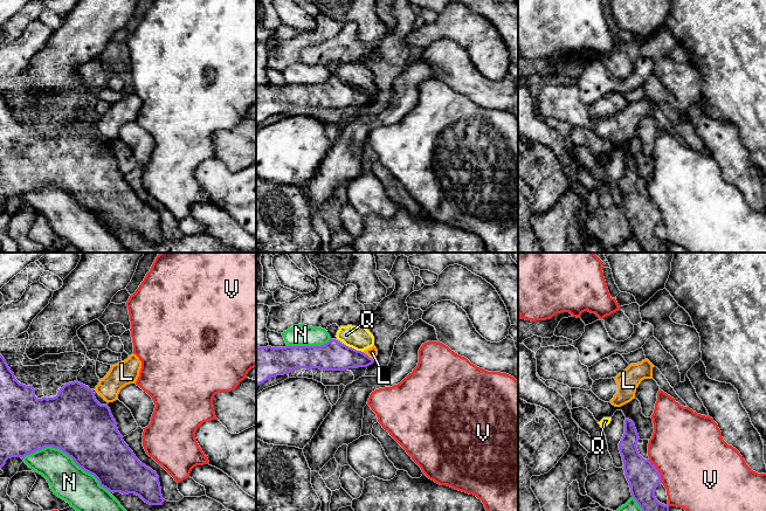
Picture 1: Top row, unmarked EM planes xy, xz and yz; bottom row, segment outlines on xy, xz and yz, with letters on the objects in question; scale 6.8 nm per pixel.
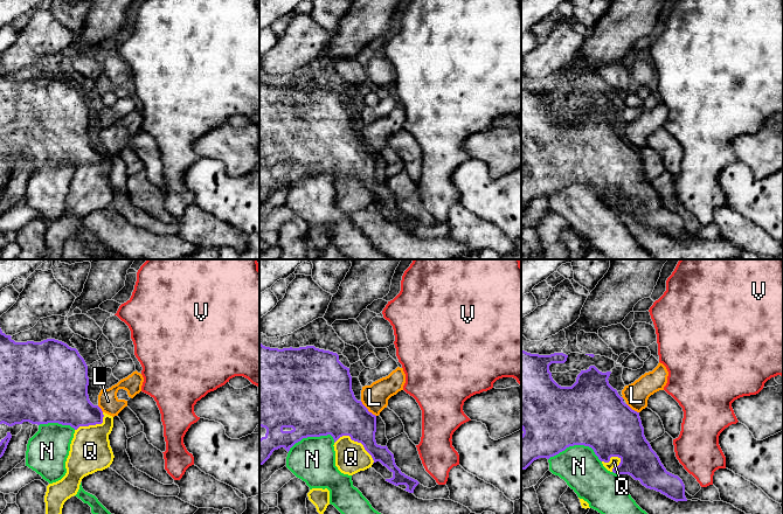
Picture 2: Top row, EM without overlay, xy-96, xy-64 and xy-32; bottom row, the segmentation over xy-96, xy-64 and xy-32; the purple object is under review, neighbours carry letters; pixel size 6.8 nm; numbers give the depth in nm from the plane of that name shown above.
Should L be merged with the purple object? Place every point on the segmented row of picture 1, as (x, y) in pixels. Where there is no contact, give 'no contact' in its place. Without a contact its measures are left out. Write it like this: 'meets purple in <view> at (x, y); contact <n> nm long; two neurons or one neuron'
meets purple in xz at (367, 356); contact 100 nm long; two neurons

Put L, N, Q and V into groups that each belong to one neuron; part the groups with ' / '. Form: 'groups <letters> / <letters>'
groups L Q / N / V

